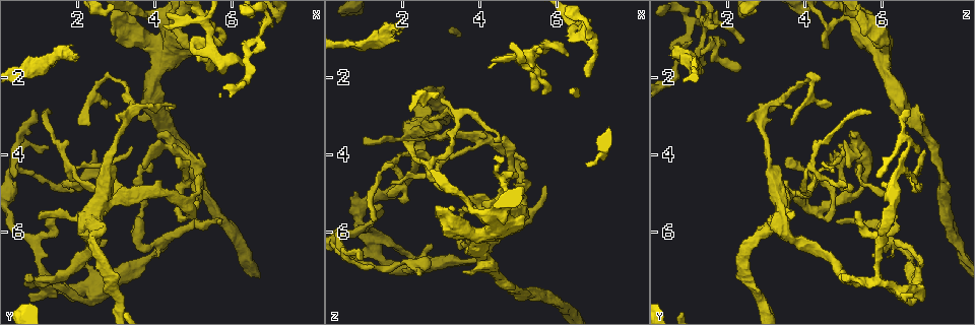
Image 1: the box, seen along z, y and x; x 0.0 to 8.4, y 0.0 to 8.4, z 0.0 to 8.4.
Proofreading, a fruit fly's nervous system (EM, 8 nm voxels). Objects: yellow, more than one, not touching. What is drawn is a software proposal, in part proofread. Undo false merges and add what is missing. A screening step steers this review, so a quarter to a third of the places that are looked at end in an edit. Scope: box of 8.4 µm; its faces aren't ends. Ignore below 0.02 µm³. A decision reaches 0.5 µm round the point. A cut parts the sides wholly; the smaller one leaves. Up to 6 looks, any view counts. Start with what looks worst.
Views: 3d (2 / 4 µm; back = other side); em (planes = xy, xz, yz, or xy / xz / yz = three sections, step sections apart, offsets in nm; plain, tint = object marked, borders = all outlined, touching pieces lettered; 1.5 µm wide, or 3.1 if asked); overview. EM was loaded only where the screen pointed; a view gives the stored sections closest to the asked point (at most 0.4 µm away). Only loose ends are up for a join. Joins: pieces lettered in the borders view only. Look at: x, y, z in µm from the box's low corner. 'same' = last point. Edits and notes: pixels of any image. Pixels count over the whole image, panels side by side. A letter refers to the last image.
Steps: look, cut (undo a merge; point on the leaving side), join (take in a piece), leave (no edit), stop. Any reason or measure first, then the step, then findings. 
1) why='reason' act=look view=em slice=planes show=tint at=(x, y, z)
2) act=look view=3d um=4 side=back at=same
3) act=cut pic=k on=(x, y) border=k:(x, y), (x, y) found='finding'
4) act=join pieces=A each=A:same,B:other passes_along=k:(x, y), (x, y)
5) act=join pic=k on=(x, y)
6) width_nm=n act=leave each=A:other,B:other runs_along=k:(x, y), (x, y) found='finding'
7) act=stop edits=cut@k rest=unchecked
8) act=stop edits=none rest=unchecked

why='free end' act=look view=em slice=xz step=4 show=tint at=(3.60, 3.05, 7.10)

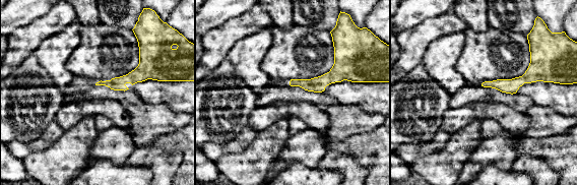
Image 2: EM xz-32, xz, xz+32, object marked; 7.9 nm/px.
why='cut it another way' act=look view=em slice=planes show=borders at=same

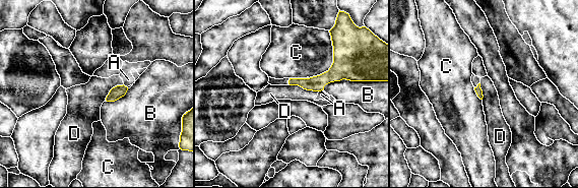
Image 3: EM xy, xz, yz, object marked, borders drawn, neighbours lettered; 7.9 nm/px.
act=leave each=A:other,B:other,C:other,D:other runs_along=3:(350, 75), (292, 82) found='no lettered piece goes on from it'

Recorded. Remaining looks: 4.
why='tapers out' act=look view=3d um=4 at=(1.30, 2.90, 5.75)

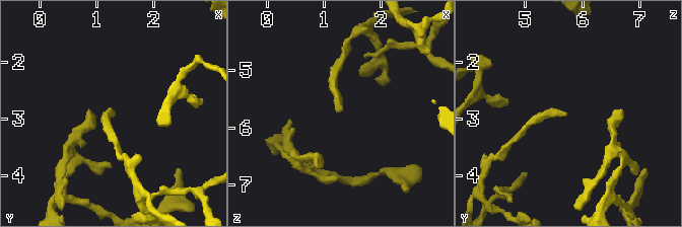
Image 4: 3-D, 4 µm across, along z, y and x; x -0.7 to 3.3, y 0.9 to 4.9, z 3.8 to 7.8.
act=look view=em slice=yz step=8 show=tint at=(1.25, 2.90, 5.70)

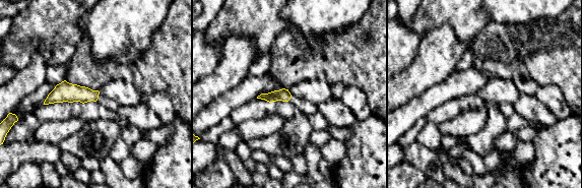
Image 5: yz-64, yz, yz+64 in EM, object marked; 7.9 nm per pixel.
act=look view=em slice=xz step=8 show=borders at=same

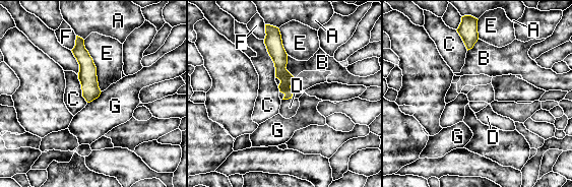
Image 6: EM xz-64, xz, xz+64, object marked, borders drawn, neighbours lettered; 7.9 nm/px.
act=join pieces=D each=A:other,B:other,C:other,D:same,E:other,F:other,G:other found='the neuron continues'

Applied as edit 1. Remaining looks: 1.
act=stop edits=join@6 rest=unchecked

